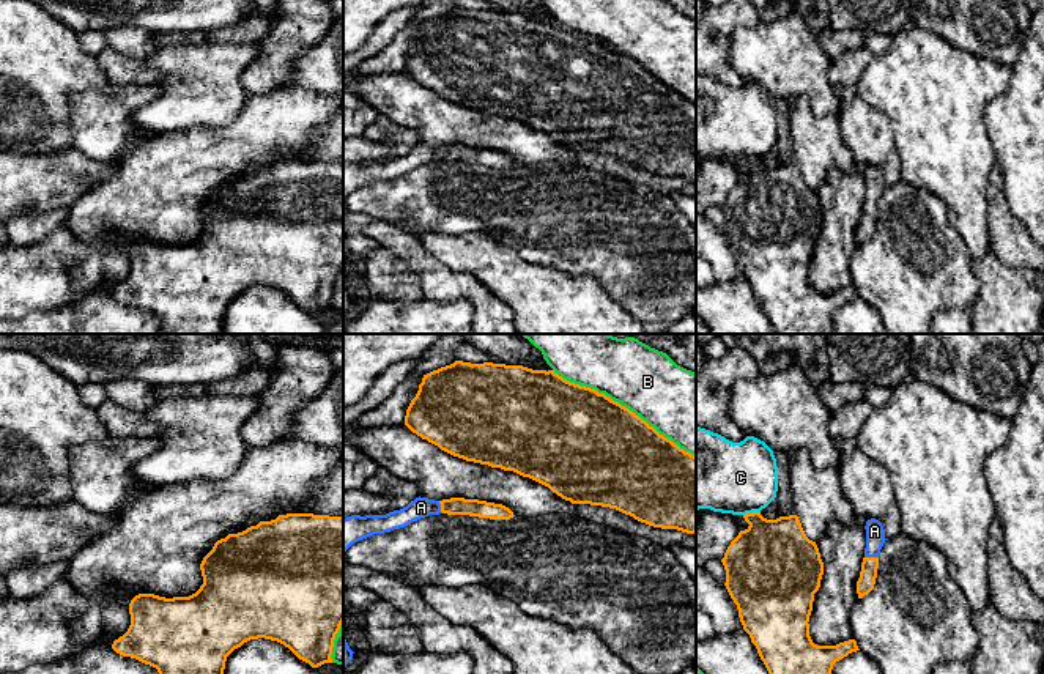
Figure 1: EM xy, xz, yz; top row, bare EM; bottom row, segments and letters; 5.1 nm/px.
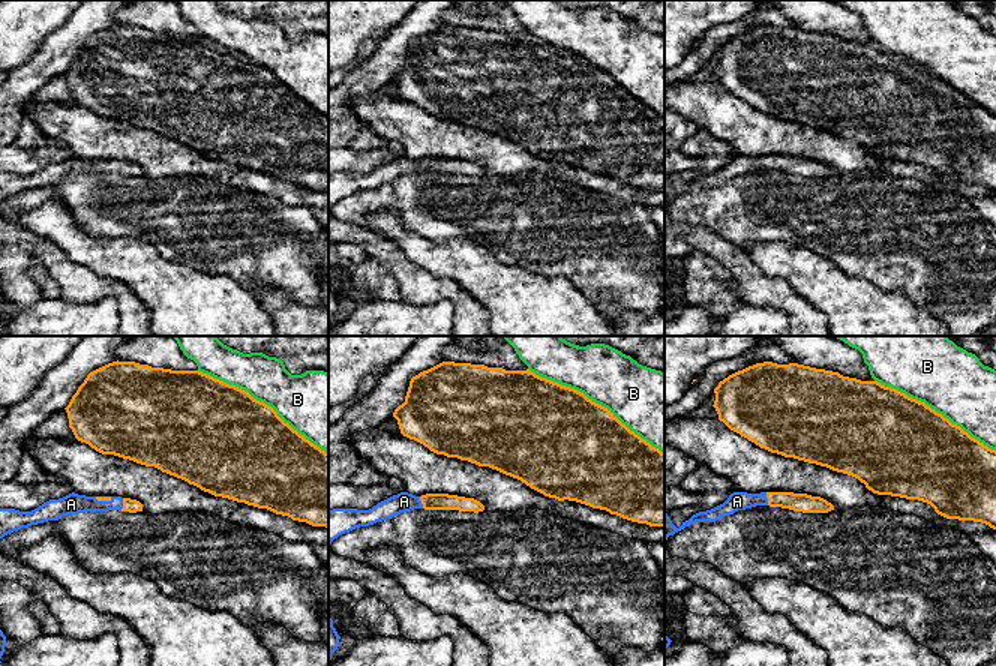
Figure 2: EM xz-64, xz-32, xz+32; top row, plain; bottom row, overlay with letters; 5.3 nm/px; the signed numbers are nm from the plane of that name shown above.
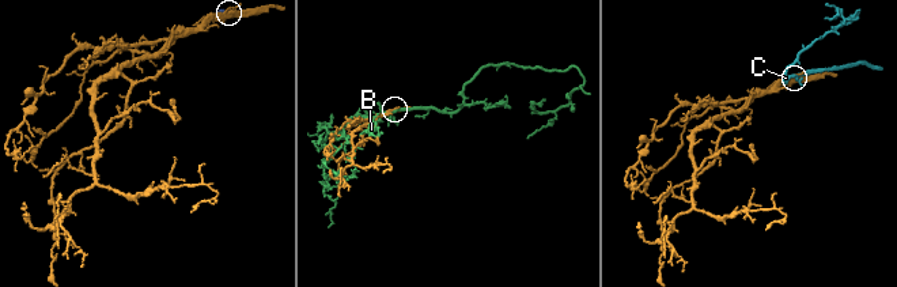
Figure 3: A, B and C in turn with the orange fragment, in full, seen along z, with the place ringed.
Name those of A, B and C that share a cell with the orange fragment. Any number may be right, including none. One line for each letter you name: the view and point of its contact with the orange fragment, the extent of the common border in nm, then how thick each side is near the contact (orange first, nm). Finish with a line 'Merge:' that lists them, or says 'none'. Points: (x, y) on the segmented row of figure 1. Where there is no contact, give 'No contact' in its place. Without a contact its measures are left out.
A: Touches orange at yz (871, 558). Shared border 70 nm. Thickness 90 nm (orange) against 100 nm
Merge: A

